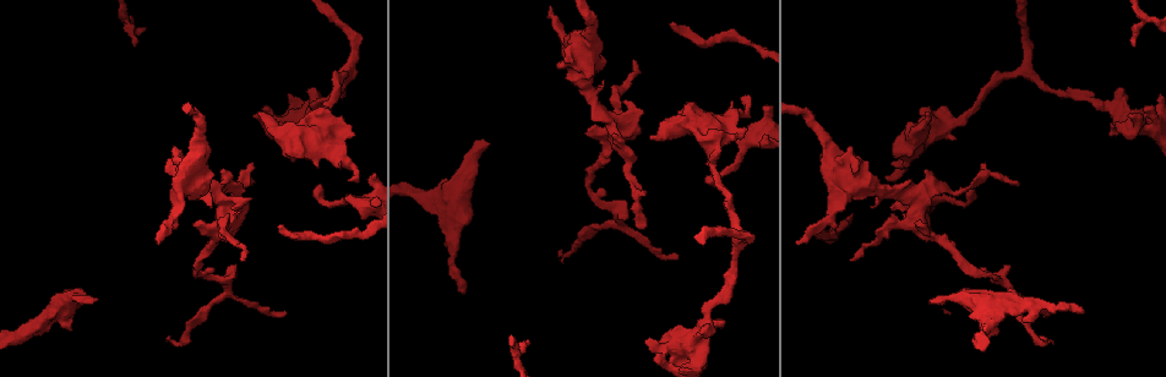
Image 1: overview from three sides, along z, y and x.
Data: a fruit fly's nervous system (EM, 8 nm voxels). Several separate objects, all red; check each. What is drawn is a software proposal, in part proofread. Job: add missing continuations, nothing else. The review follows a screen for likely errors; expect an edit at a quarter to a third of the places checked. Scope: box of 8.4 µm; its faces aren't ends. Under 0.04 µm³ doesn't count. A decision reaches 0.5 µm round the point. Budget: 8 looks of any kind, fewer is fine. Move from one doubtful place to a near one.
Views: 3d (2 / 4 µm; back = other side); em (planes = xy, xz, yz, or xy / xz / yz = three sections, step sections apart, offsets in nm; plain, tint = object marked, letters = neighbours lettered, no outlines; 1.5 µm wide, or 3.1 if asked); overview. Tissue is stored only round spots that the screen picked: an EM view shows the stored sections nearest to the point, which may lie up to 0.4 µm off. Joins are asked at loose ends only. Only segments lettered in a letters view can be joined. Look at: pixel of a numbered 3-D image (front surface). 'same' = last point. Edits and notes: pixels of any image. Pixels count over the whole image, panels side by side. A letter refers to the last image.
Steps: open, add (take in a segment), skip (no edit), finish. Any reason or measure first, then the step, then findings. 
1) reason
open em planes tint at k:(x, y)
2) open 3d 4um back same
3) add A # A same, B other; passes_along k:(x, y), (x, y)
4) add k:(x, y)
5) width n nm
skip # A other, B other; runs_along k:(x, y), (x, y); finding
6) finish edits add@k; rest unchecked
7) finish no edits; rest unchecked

an open end
open 3d 2um back at 1:(1134, 115)

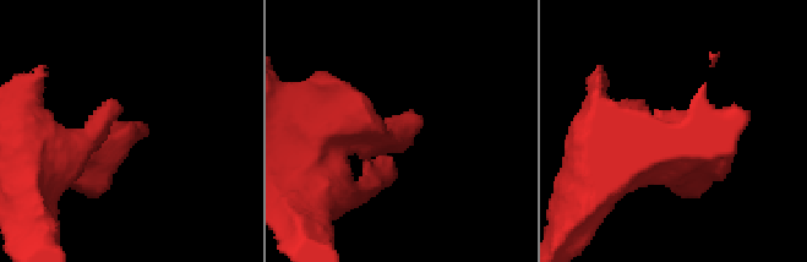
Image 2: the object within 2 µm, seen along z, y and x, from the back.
need the tissue
open em planes letters at 2:(147, 132)

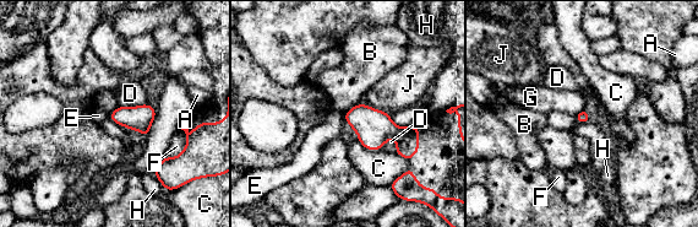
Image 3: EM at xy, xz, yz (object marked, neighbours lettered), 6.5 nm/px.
longest_contact F 220 nm
skip # A other, B other, C other, D other, E other, F other, G other, H other, J other; border 3:(119, 106), (109, 115); none of them fits

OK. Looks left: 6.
tapers out
open em xy step 4 letters at 1:(723, 320)

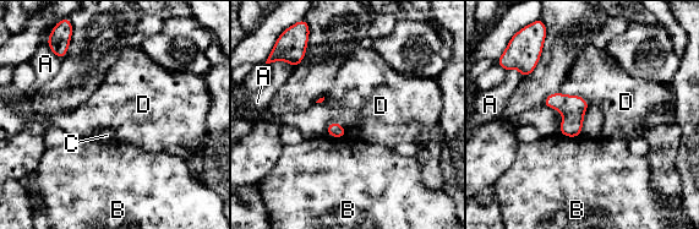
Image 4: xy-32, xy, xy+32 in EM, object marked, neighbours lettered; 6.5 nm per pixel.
width 160 nm
skip # A other, B other, C other, D other; border 4:(326, 126), (338, 123), (347, 134); no lettered segment goes on from it

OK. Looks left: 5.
an open end
open em xy step 4 tint at 1:(1017, 186)

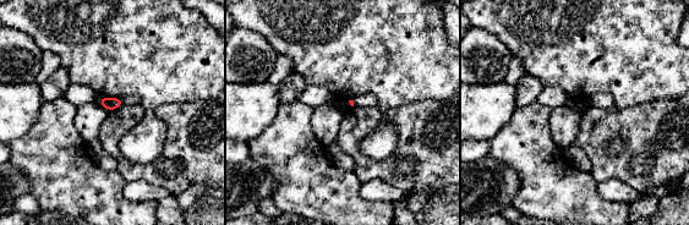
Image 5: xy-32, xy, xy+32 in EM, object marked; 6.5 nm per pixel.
open em planes tint same

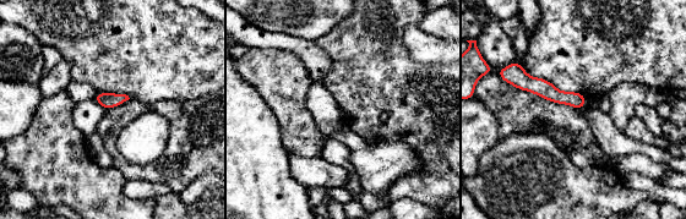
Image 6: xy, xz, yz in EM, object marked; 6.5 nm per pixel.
open em planes letters same

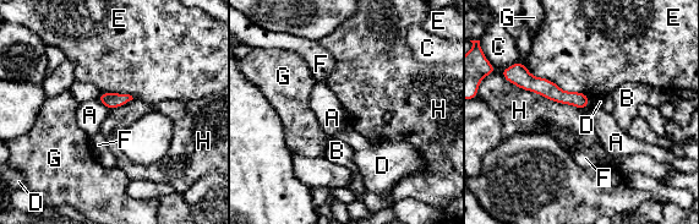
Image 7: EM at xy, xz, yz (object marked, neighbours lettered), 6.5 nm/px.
skip # A other, B other, C other, D other, E other, F other, G other, H other; runs_along 7:(515, 80), (585, 103); none of them fits

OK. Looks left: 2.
finish no edits; rest unchecked

